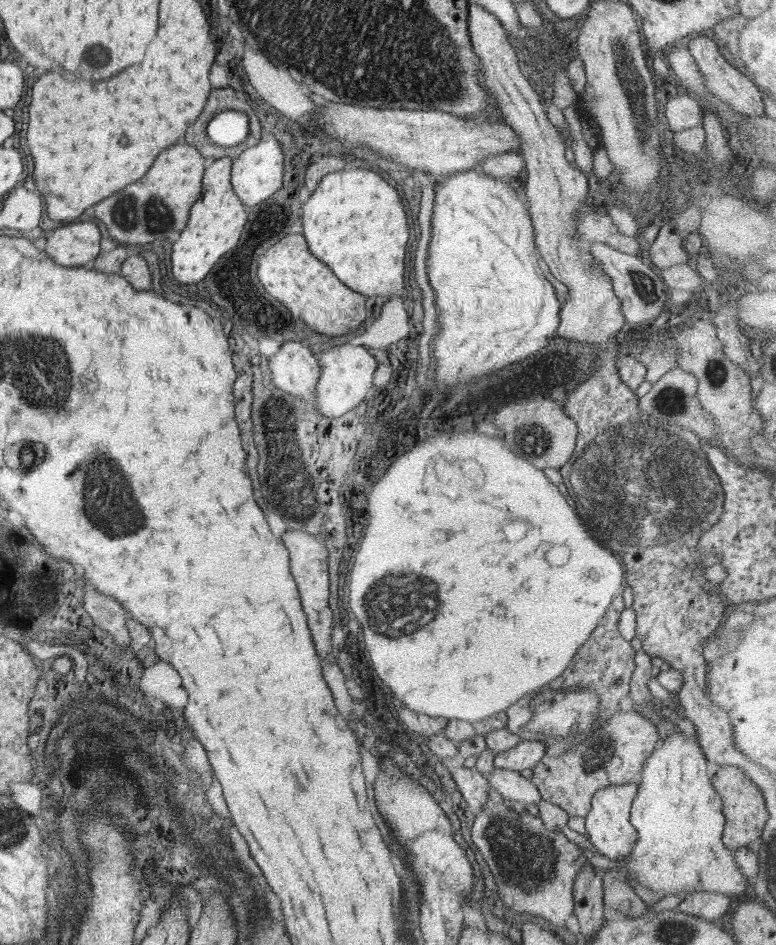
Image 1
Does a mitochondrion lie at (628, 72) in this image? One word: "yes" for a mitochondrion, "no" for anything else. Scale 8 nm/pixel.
yes

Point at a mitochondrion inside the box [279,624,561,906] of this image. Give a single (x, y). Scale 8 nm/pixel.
(509, 840)

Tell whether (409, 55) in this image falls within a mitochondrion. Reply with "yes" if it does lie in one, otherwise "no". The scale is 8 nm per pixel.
yes

